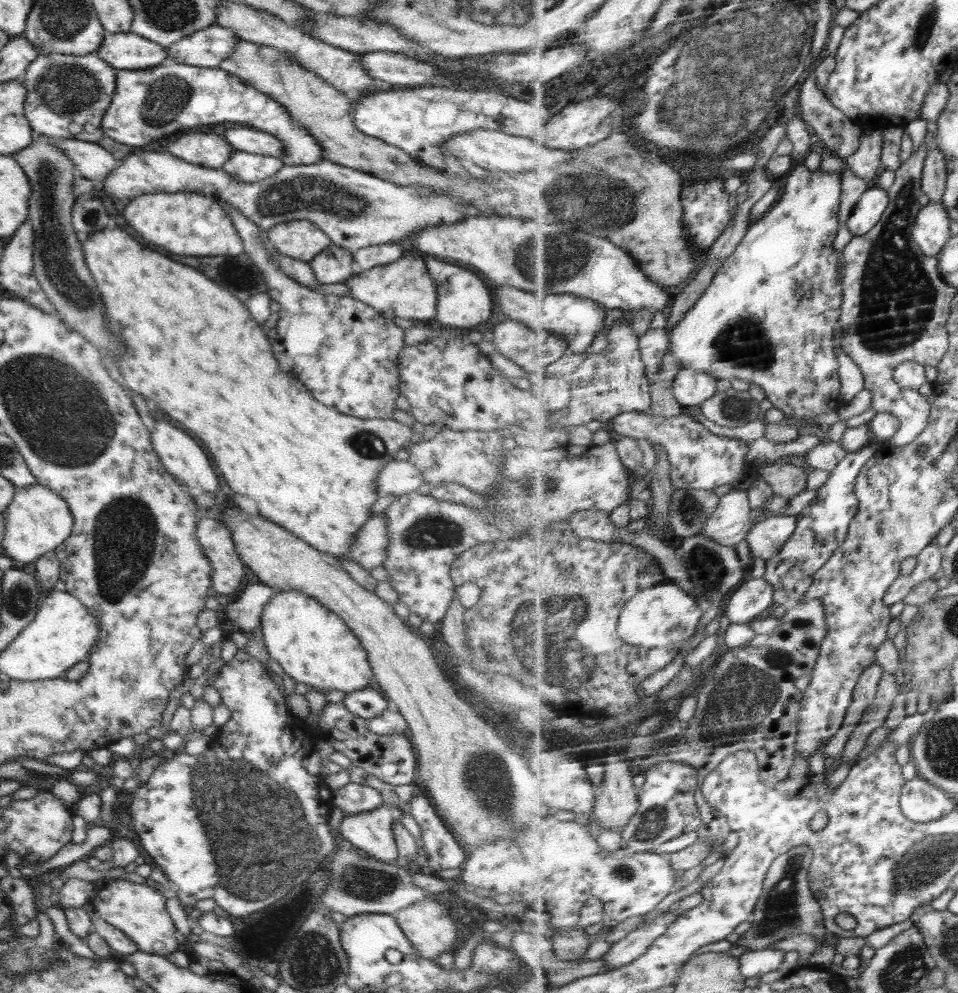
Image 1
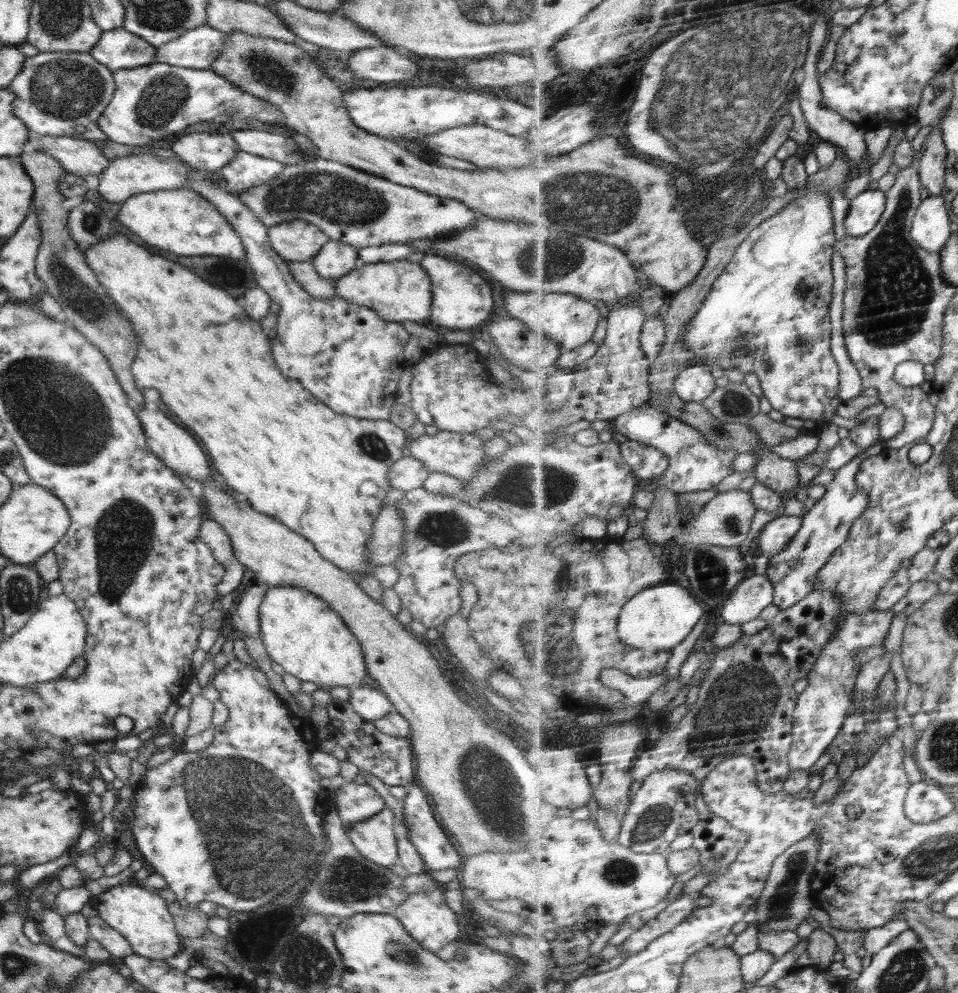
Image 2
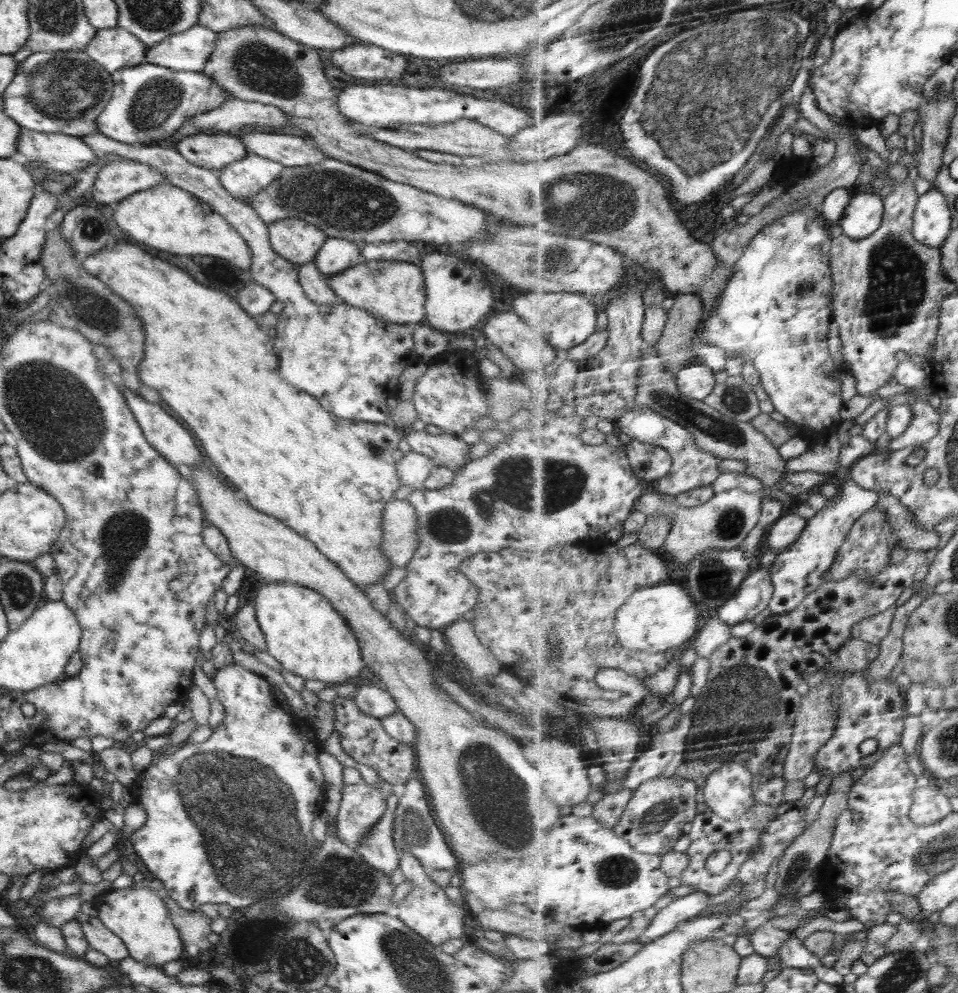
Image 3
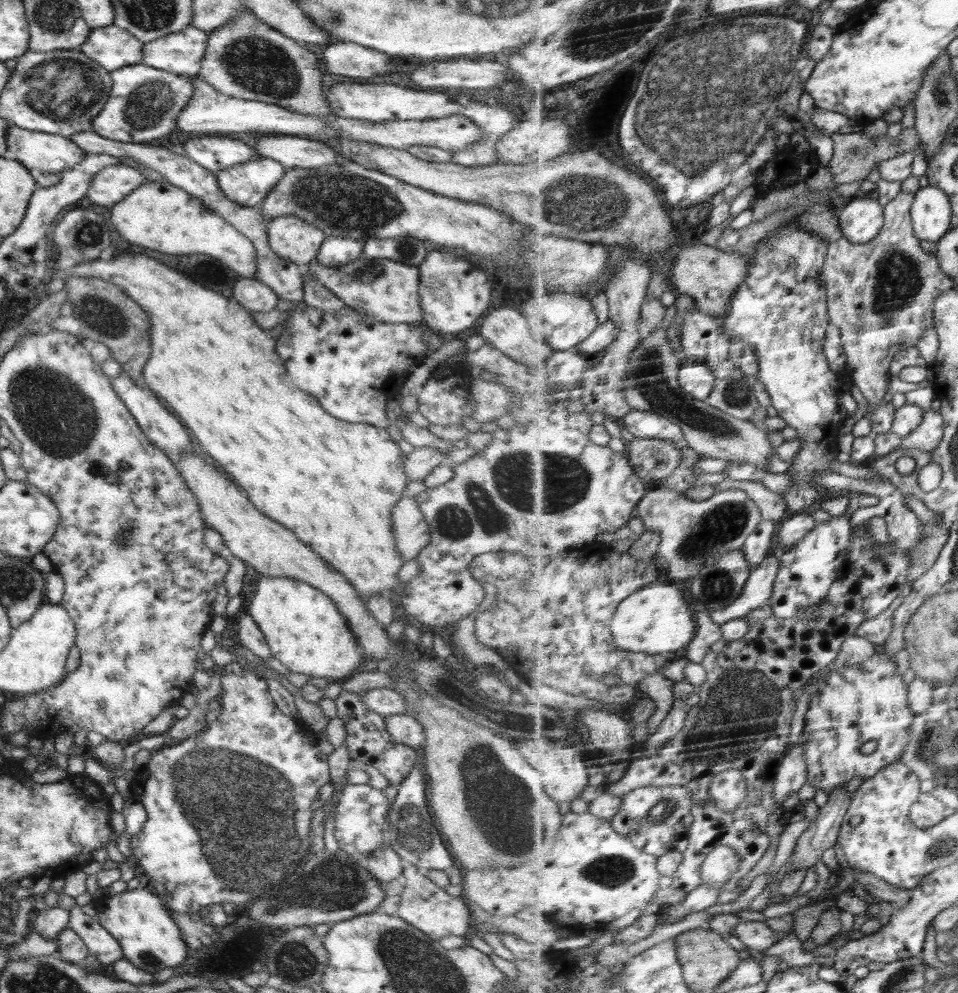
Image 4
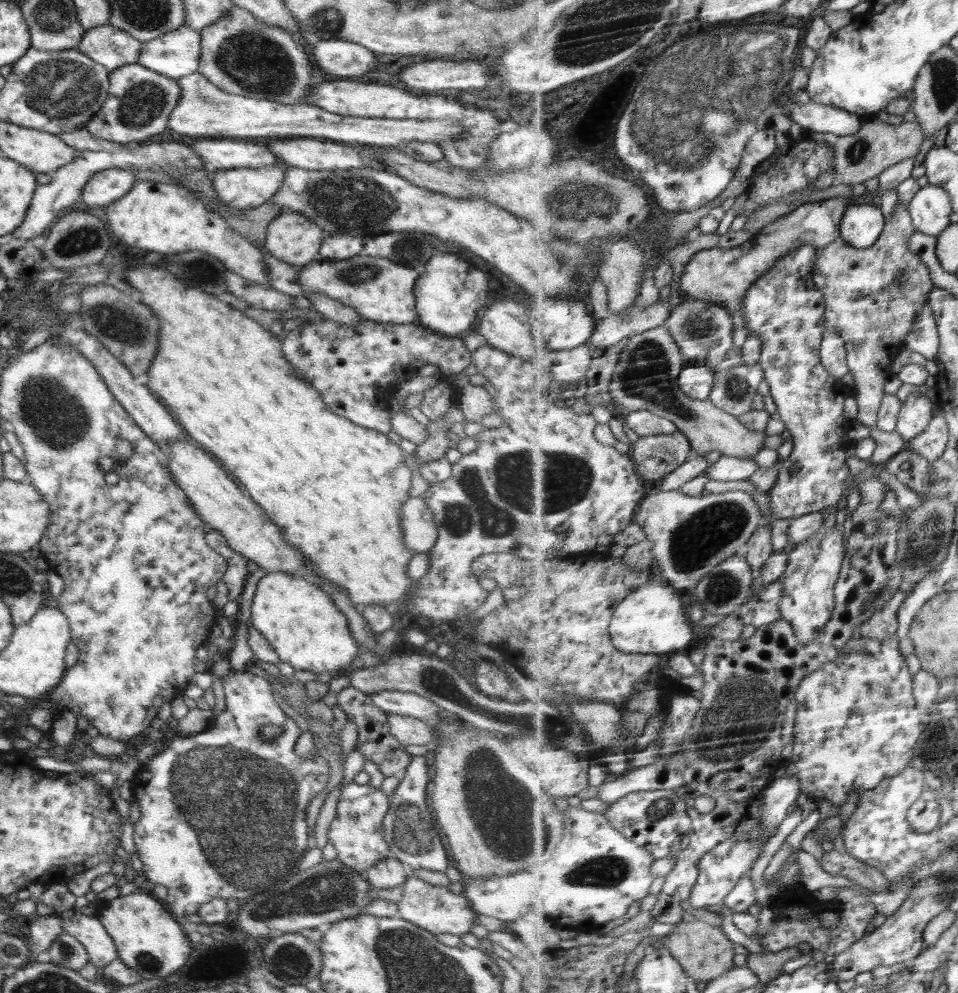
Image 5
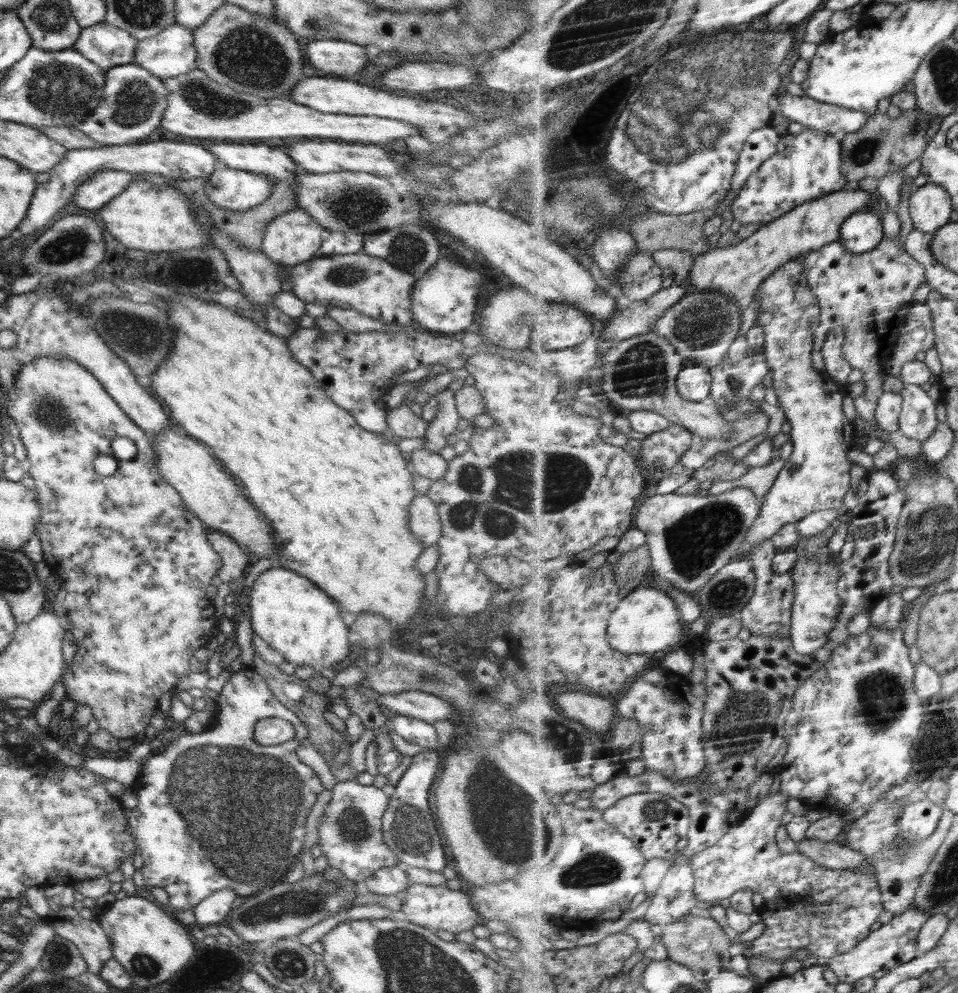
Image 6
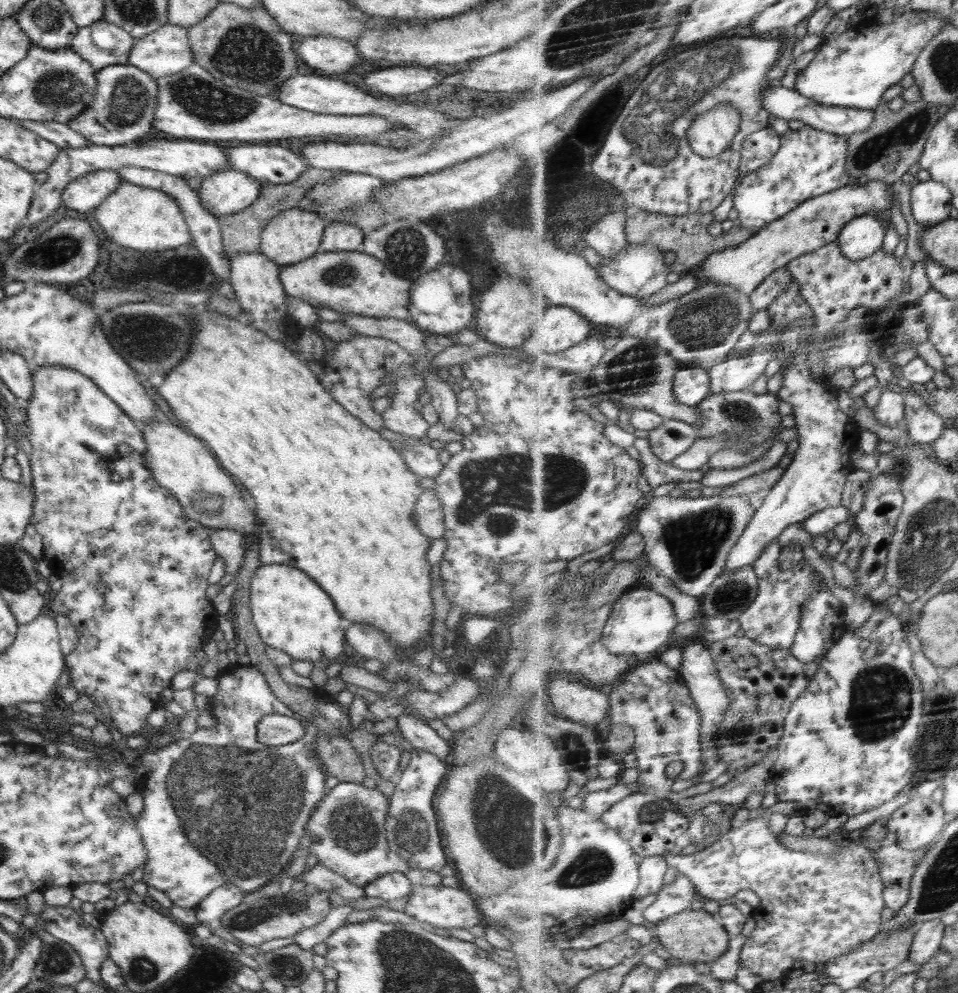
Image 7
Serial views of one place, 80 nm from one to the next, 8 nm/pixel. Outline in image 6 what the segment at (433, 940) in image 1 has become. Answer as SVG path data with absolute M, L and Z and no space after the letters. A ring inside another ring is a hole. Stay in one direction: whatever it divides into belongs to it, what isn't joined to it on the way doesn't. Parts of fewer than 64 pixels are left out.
M412 883L406 889L404 898L400 916L408 922L430 928L436 932L443 930L458 935L461 932L472 930L476 924L483 921L479 912L472 908L466 889L451 890L446 885L436 888L435 886Z

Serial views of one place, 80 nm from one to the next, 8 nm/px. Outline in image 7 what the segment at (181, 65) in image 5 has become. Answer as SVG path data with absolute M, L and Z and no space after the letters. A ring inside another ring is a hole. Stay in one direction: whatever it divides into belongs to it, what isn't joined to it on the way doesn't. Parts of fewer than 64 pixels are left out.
M173 24L134 39L128 64L147 72L153 79L176 74L193 63L187 28Z

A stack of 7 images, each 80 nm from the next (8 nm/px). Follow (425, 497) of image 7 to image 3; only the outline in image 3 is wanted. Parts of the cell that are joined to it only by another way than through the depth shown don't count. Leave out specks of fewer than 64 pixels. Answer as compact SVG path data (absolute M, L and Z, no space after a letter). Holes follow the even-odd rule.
M393 500L384 507L382 516L382 552L394 567L405 567L418 548L418 515L406 500Z

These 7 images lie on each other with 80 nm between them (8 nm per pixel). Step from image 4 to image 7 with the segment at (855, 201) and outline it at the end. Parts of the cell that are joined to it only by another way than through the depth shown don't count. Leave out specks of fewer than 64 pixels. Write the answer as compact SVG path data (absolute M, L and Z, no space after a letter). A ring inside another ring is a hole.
M868 214L850 221L838 241L848 258L862 261L882 249L886 231L876 216Z

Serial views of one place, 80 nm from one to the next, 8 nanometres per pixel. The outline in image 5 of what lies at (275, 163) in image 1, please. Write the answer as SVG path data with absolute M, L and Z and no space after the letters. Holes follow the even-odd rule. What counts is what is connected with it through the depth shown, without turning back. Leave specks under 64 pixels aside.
M282 165L266 168L222 169L211 174L218 198L238 211L269 202L285 177Z

